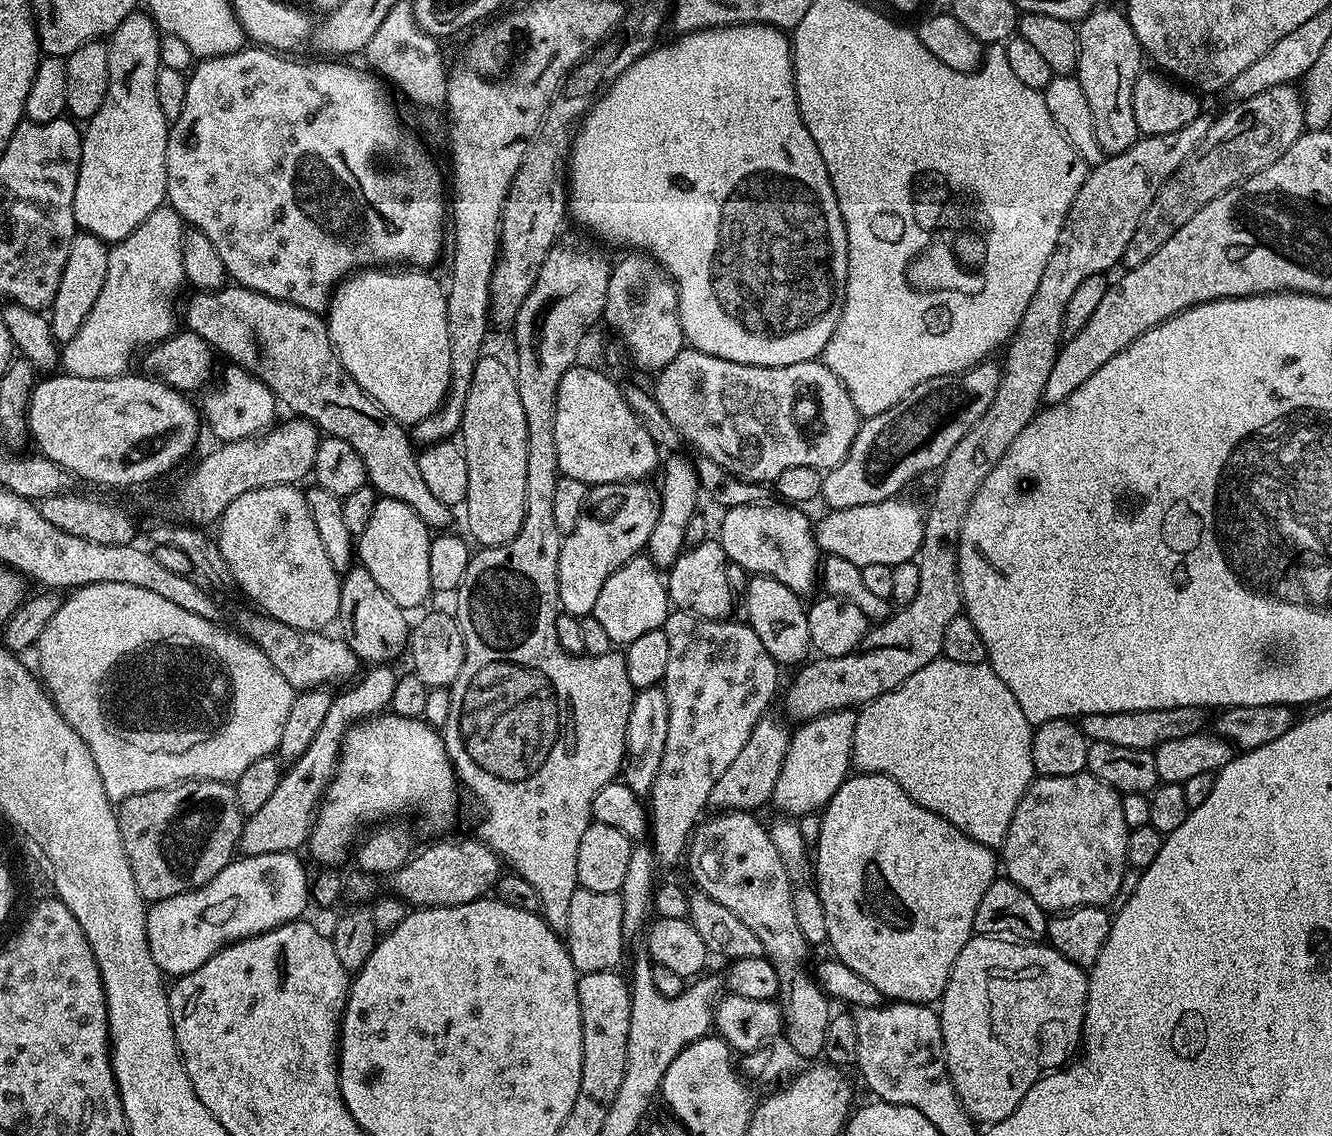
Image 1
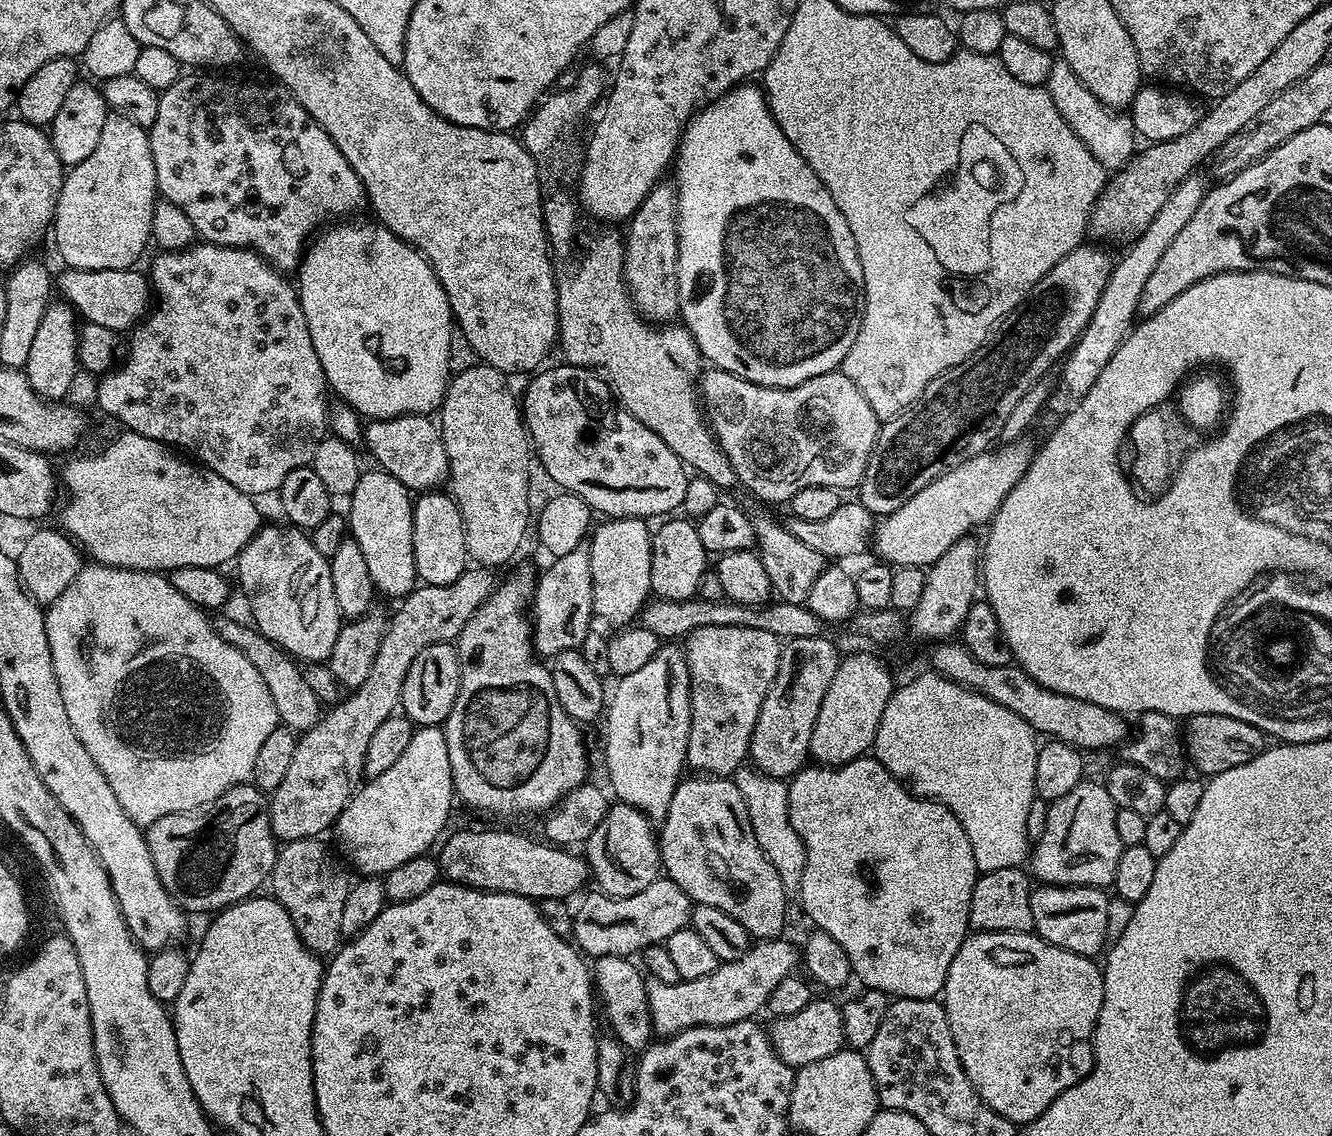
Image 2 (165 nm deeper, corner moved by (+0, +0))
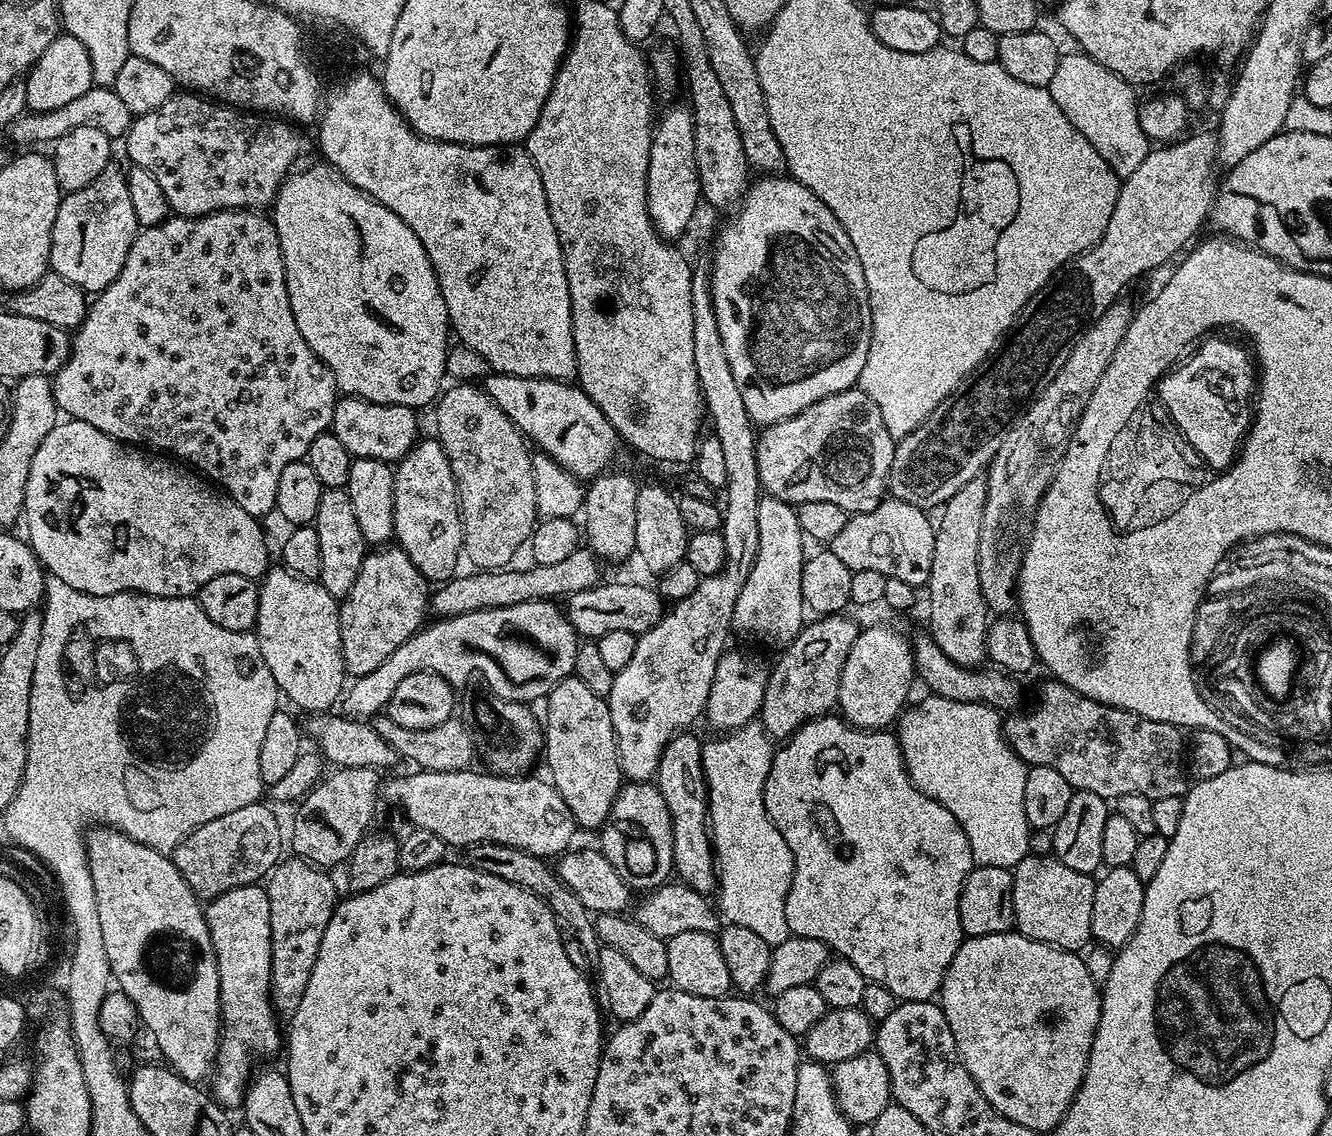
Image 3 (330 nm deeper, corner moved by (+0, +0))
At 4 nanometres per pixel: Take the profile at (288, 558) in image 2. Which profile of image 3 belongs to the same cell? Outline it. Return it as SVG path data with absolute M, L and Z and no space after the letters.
M275 570L267 573L266 579L259 585L258 614L254 635L256 645L260 647L260 657L266 662L274 678L277 689L284 692L308 714L324 714L332 703L341 699L346 688L344 659L340 650L340 610L335 598L319 582L302 582L301 577L293 576L287 570Z

